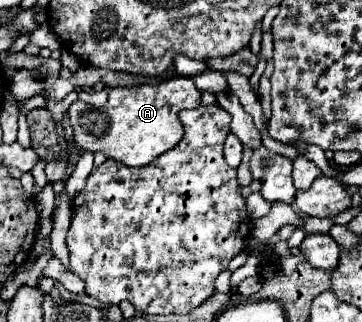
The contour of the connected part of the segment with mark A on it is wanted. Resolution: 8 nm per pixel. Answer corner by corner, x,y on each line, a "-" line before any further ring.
169,77
157,85
139,87
111,87
109,99
103,107
91,107
83,101
75,101
69,107
69,121
75,143
83,151
103,153
109,159
121,161
131,167
147,165
161,153
169,151
183,135
179,123
179,111
199,107
201,91
189,77

